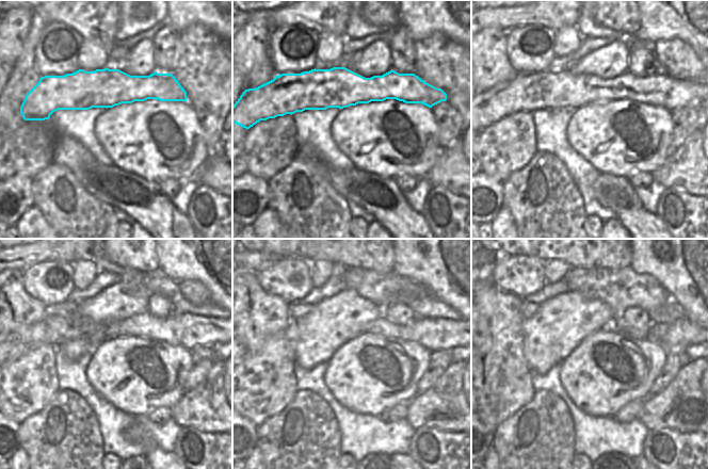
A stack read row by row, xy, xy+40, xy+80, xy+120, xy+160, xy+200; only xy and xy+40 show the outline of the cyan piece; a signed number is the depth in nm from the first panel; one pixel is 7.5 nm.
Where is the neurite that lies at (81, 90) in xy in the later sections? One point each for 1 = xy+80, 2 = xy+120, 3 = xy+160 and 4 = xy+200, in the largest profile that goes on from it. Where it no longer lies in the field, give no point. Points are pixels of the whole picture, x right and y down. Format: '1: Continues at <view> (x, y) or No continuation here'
1: Continues at xy+80 (554, 89)
2: Continues at xy+120 (189, 330)
3: Continues at xy+160 (433, 334)
4: Continues at xy+200 (676, 336)

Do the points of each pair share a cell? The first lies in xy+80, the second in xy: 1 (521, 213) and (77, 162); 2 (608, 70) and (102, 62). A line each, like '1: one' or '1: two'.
1: two
2: two

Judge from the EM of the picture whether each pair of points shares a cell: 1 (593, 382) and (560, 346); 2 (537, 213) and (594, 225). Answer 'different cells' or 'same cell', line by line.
1: different cells
2: different cells

